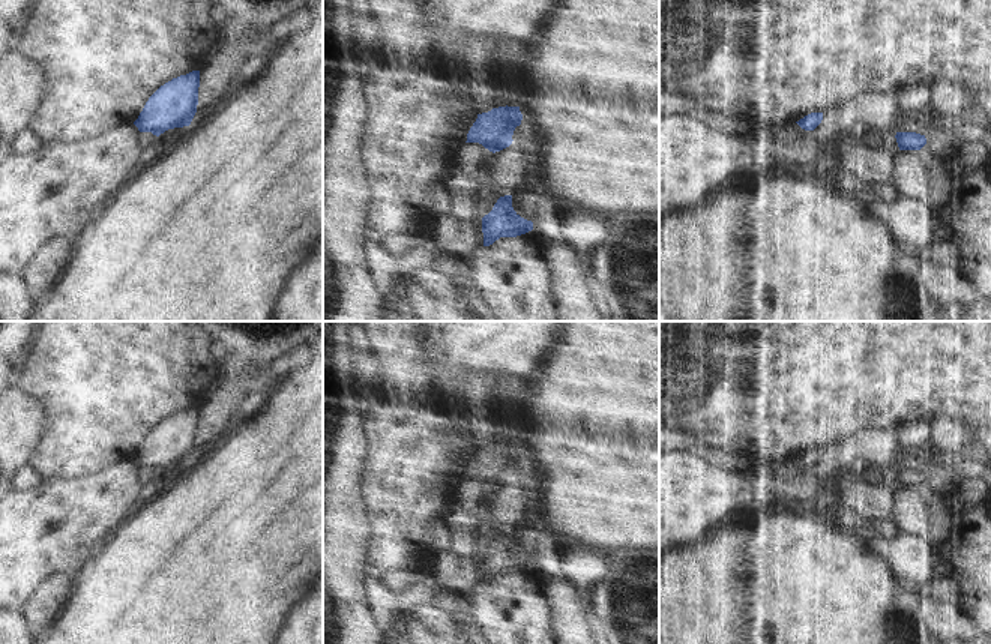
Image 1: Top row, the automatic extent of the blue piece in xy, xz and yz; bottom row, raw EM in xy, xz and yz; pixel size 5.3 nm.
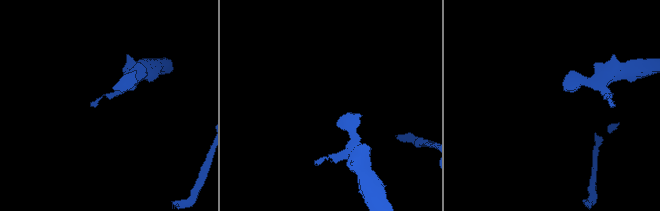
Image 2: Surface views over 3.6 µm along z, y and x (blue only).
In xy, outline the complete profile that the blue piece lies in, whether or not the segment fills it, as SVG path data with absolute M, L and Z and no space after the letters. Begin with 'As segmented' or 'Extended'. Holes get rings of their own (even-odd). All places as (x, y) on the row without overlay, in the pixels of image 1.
As segmented. M200 407L173 414L146 438L134 461L159 473L168 465L189 462L198 441Z

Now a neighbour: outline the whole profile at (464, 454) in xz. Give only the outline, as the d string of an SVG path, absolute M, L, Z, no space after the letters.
M447 437L447 443L452 449L453 462L450 470L464 482L467 470L477 455L477 449L465 441L459 441L455 437Z

